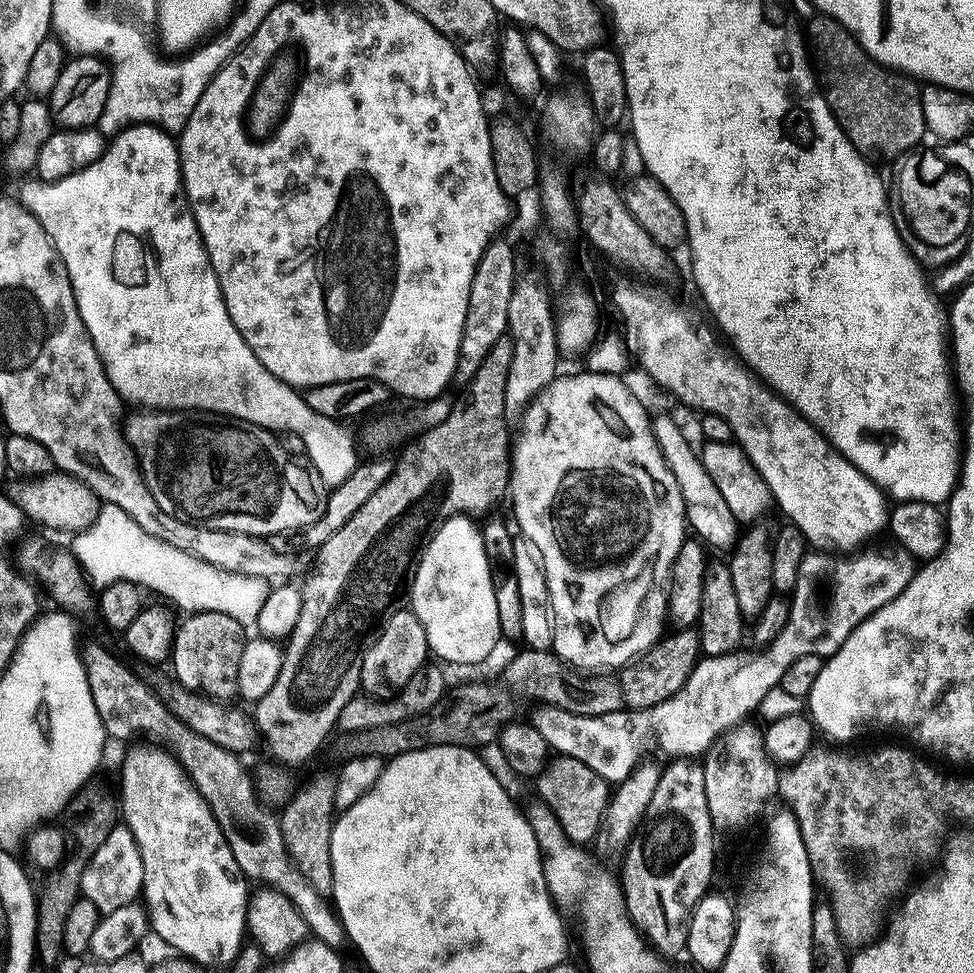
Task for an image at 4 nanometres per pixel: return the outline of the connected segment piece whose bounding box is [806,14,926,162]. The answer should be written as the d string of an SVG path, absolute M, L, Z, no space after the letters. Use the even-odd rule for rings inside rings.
M823 14L813 15L813 20L806 28L806 44L810 49L810 60L814 65L816 83L824 94L824 100L830 106L838 126L844 132L856 151L869 162L876 160L892 160L911 153L923 136L926 136L920 88L917 81L907 74L901 74L886 64L880 64L861 44L852 33L840 25L833 16Z

